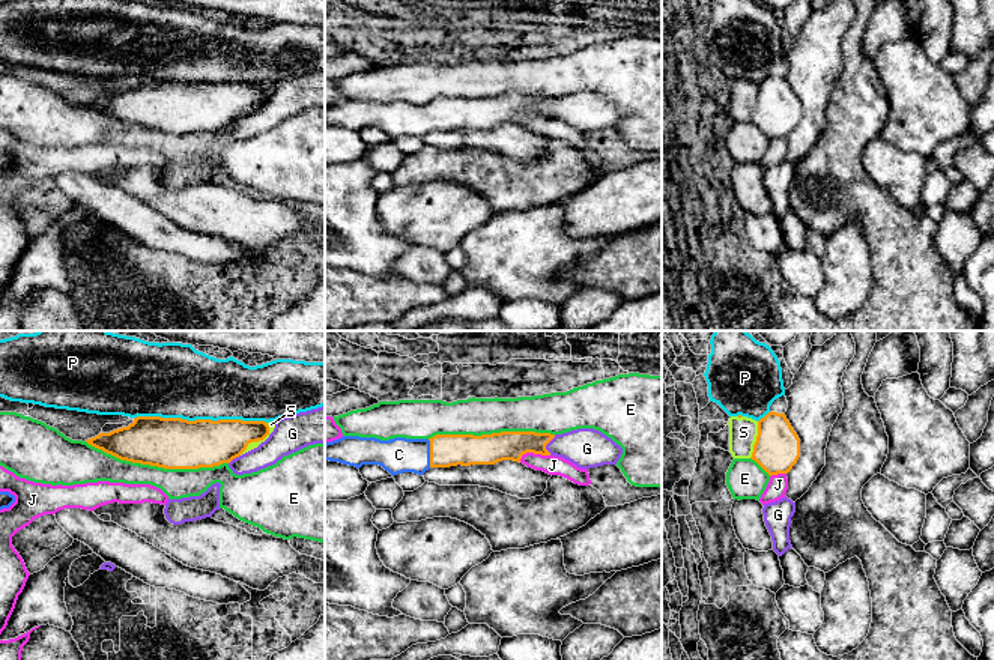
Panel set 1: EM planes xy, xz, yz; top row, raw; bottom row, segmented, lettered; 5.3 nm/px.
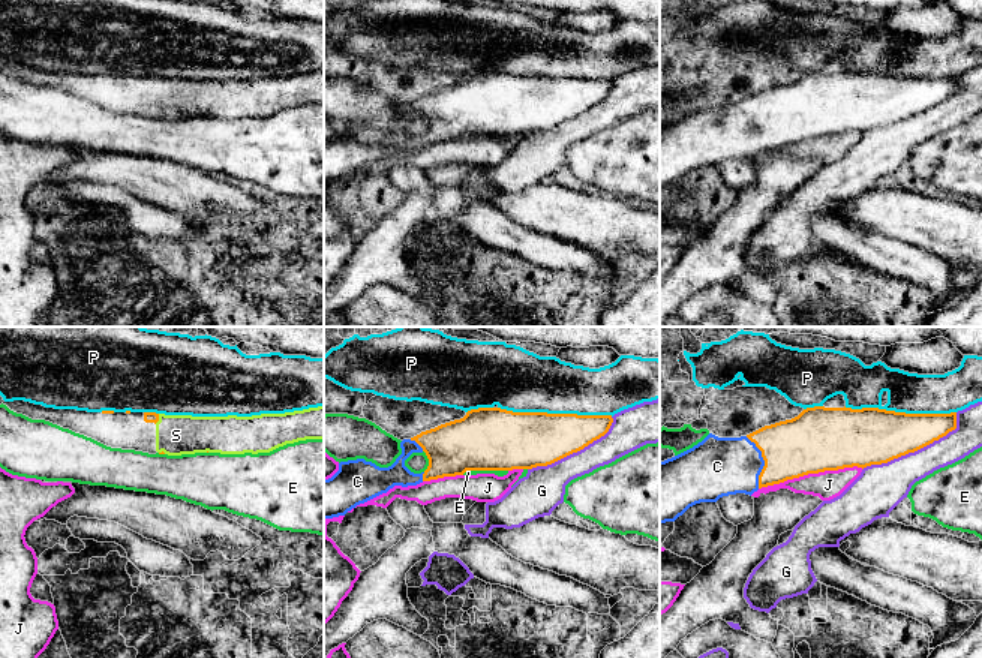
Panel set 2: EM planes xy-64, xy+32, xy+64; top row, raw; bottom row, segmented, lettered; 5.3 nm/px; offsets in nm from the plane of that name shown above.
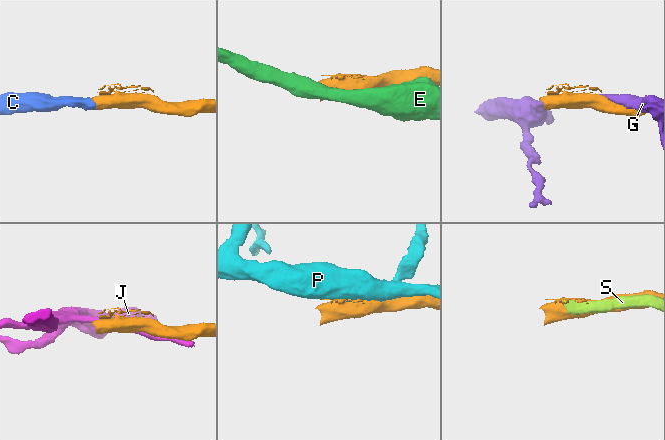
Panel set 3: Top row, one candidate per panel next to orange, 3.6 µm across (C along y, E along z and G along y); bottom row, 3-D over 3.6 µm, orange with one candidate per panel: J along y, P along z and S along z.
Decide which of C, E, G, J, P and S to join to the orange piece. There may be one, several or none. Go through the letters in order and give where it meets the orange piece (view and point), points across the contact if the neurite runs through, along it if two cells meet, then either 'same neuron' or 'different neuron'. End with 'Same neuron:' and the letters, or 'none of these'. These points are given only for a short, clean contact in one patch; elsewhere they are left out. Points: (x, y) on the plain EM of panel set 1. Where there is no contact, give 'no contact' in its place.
C: xz (430, 116) | across xz (445, 113), (430, 116), (399, 118) | same neuron
E: xy (157, 128) | different neuron
G: xz (546, 107) | different neuron
J: xz (533, 115) | different neuron
P: xy (200, 83) | different neuron
S: xy (259, 102) | different neuron
Same neuron: C

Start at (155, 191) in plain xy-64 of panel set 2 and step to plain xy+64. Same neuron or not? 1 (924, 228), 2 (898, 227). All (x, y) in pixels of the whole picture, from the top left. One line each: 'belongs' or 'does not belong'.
1: belongs
2: belongs

